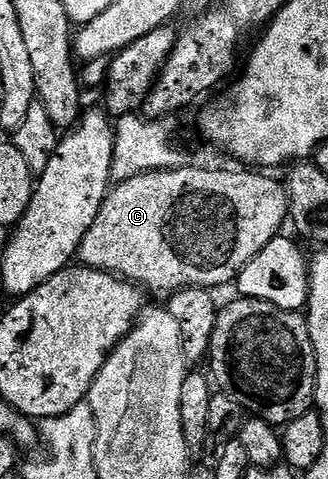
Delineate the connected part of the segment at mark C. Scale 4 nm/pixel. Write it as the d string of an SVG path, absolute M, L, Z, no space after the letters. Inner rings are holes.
M189 166L143 172L138 178L119 181L104 199L94 226L90 226L82 238L79 263L85 268L111 272L122 280L130 280L149 293L171 294L189 286L216 290L219 284L231 285L250 258L281 235L283 228L280 227L290 216L287 187L272 177L275 175L260 170L240 171L244 172Z

